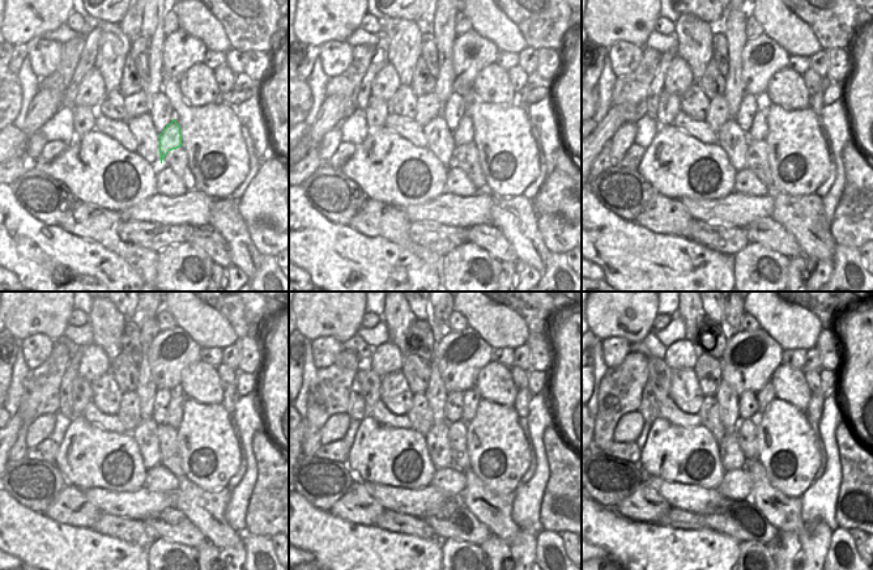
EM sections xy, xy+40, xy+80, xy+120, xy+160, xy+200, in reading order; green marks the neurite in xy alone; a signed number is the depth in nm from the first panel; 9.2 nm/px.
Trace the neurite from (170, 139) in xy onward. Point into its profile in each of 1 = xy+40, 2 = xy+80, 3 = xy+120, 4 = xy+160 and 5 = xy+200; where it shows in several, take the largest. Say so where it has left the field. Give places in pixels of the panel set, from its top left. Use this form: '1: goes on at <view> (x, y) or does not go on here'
1: goes on at xy+40 (464, 134)
2: goes on at xy+80 (758, 131)
3: goes on at xy+120 (174, 416)
4: goes on at xy+160 (472, 398)
5: goes on at xy+200 (766, 395)

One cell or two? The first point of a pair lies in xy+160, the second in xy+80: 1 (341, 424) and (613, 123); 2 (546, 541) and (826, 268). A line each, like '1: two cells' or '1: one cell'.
1: two cells
2: two cells

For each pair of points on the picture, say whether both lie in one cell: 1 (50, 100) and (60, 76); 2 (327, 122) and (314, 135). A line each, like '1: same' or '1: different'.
1: different
2: same

